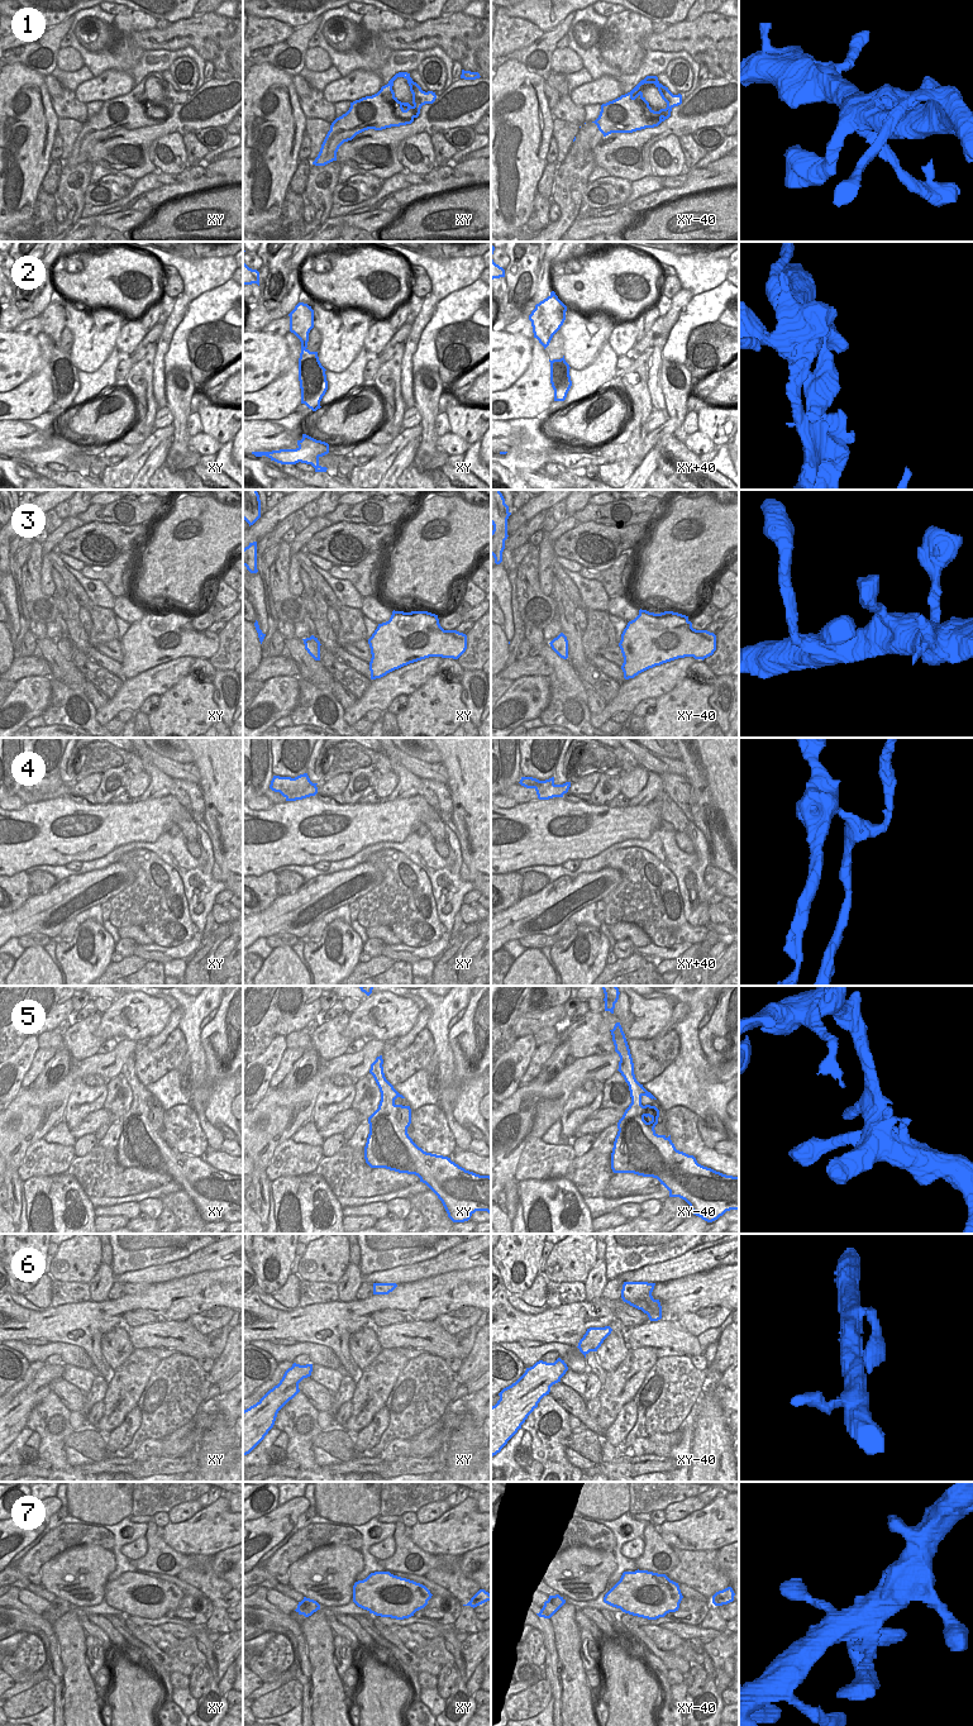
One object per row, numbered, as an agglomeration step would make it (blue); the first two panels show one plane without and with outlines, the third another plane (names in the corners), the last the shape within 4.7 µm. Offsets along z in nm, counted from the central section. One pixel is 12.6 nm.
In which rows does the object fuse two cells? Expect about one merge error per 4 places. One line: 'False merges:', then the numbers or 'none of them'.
False merges: 2, 4

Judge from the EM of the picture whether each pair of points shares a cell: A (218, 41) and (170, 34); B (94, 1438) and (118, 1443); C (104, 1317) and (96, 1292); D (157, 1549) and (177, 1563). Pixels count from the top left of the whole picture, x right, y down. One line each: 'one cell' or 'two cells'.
A: one cell
B: two cells
C: two cells
D: one cell

